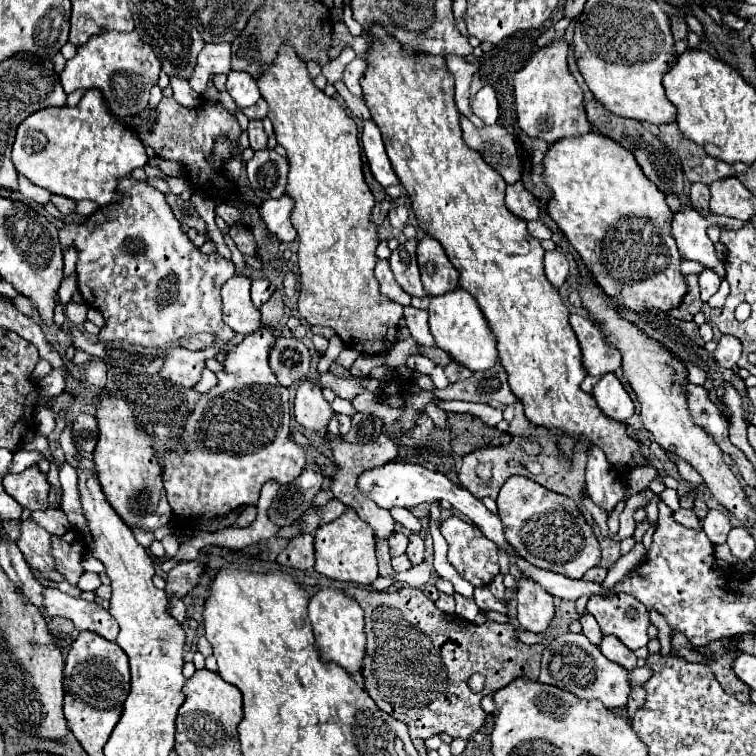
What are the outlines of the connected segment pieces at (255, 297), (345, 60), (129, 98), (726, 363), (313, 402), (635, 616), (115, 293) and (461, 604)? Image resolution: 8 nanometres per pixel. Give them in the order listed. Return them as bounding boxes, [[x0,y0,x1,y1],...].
[[252,279,274,307],[322,45,356,85],[60,31,160,119],[712,335,742,369],[294,379,334,435],[588,593,648,651],[60,177,234,387],[454,593,478,621]]

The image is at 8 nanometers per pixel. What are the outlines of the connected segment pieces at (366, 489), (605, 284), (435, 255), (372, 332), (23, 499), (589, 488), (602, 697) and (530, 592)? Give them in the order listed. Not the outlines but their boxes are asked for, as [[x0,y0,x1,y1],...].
[[358,461,512,549],[544,131,688,313],[418,237,458,295],[256,45,404,355],[2,467,50,511],[586,447,624,511],[538,633,632,709],[516,575,554,633]]

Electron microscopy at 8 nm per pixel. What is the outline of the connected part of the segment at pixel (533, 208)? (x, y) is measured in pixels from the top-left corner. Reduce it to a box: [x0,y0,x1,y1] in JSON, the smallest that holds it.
[506,181,540,221]

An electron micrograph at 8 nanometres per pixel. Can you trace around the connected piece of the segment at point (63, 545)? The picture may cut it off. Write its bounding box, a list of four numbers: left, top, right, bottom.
[52,529,86,585]

